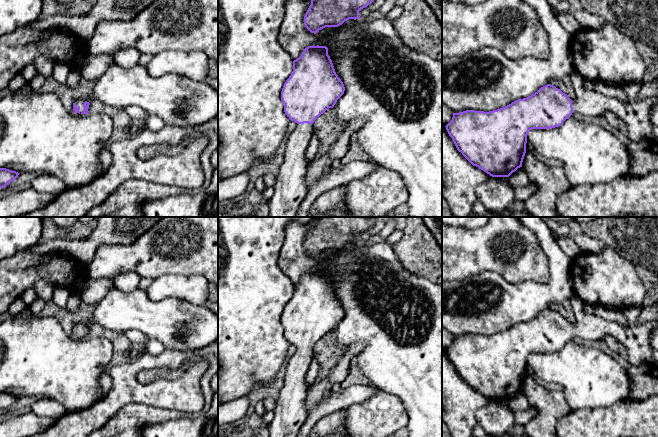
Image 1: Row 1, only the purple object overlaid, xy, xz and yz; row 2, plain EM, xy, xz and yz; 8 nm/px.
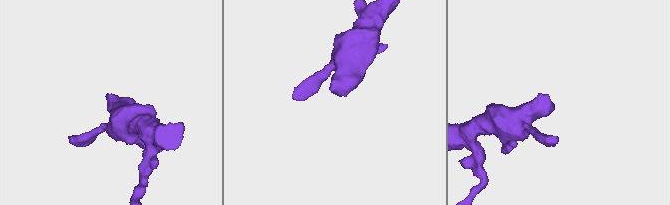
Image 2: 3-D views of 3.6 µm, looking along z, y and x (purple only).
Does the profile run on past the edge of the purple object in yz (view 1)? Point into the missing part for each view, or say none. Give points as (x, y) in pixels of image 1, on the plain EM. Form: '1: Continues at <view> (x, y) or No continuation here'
1: Continues at yz (591, 328)

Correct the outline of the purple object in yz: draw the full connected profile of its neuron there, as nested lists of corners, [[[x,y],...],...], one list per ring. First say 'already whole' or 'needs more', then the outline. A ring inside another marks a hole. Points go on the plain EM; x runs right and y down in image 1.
needs more; [[[575,293],[569,300],[575,316],[573,325],[560,313],[547,308],[531,320],[518,323],[497,334],[489,336],[466,334],[453,337],[452,344],[445,350],[446,354],[457,374],[473,390],[492,401],[509,401],[522,391],[530,354],[559,351],[573,336],[594,344],[598,344],[603,337],[612,336],[626,348],[631,365],[640,366],[653,362],[654,350],[650,343],[650,335],[653,330],[658,329],[658,319],[643,324],[621,325],[595,315]]]

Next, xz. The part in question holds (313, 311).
needs more; [[[308,270],[304,273],[301,280],[293,285],[293,296],[283,309],[281,324],[283,326],[285,338],[291,345],[297,347],[297,351],[286,364],[284,385],[279,396],[276,398],[276,407],[273,411],[274,418],[268,427],[269,437],[298,437],[300,429],[306,421],[309,413],[305,404],[309,387],[306,384],[305,378],[310,363],[313,360],[312,348],[326,334],[334,331],[337,324],[344,318],[344,315],[344,308],[335,296],[326,270]]]

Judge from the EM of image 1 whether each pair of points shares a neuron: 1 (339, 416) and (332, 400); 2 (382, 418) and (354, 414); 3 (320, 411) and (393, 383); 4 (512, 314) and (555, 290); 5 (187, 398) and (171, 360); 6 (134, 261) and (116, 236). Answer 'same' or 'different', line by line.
1: different
2: same
3: different
4: same
5: same
6: different

